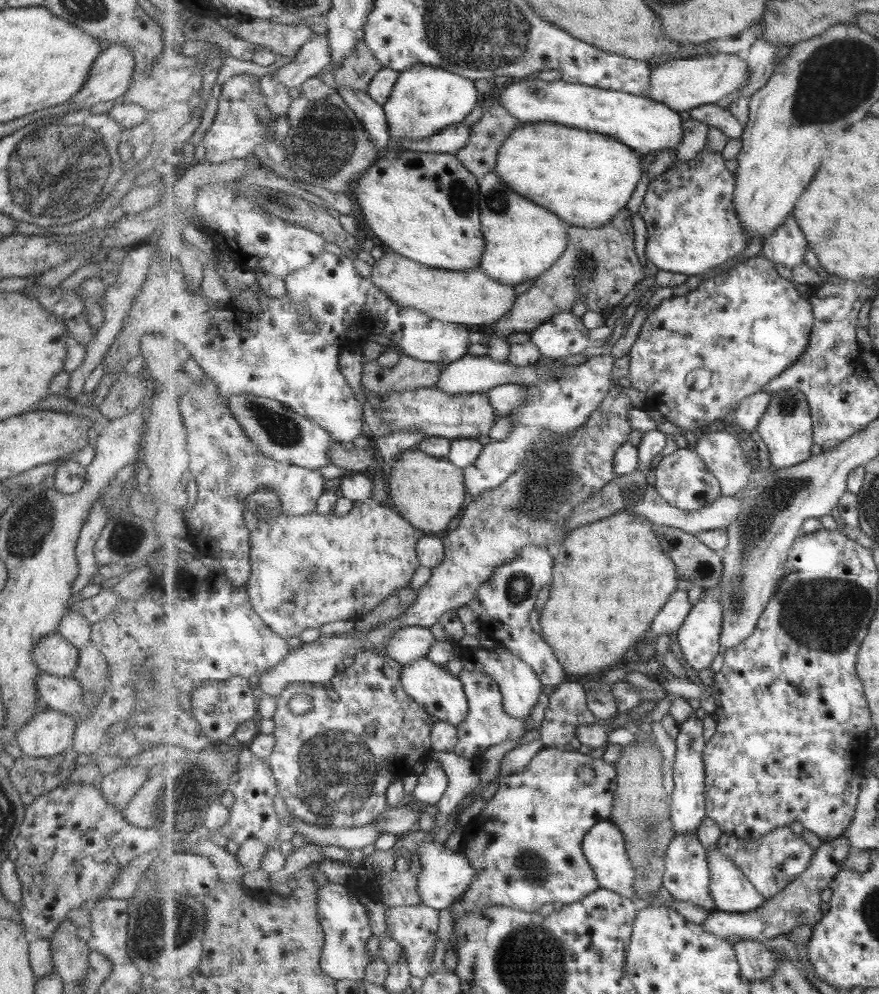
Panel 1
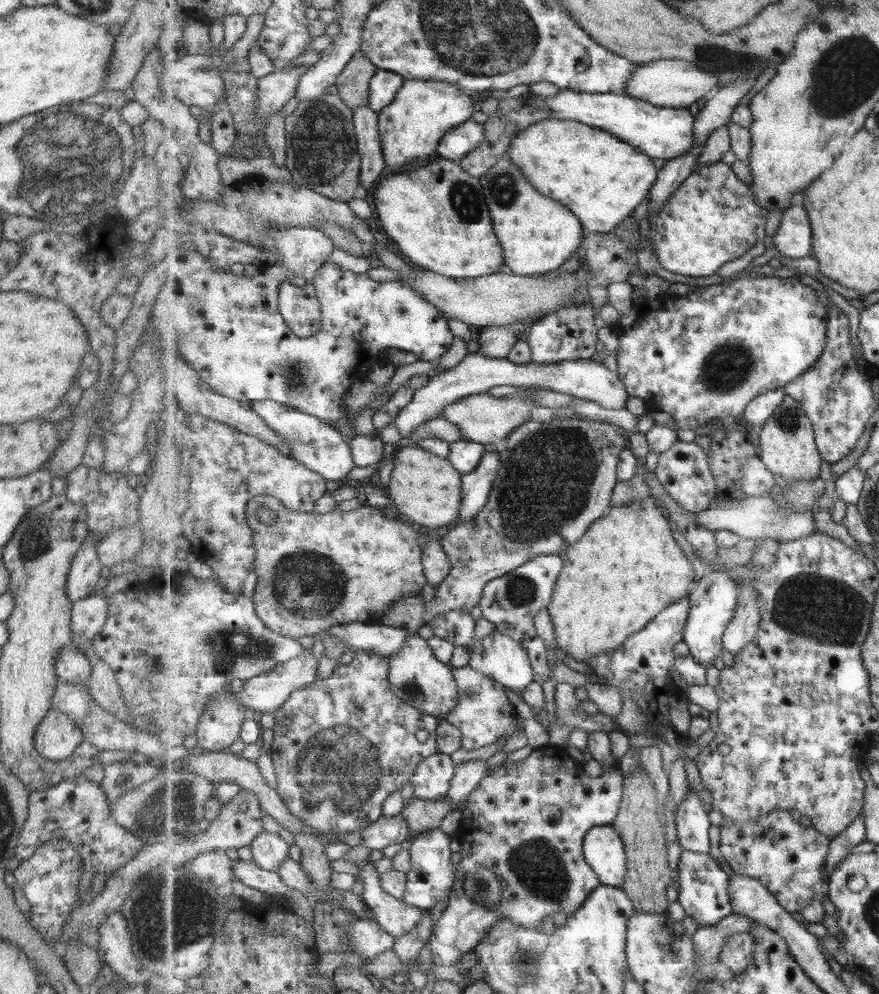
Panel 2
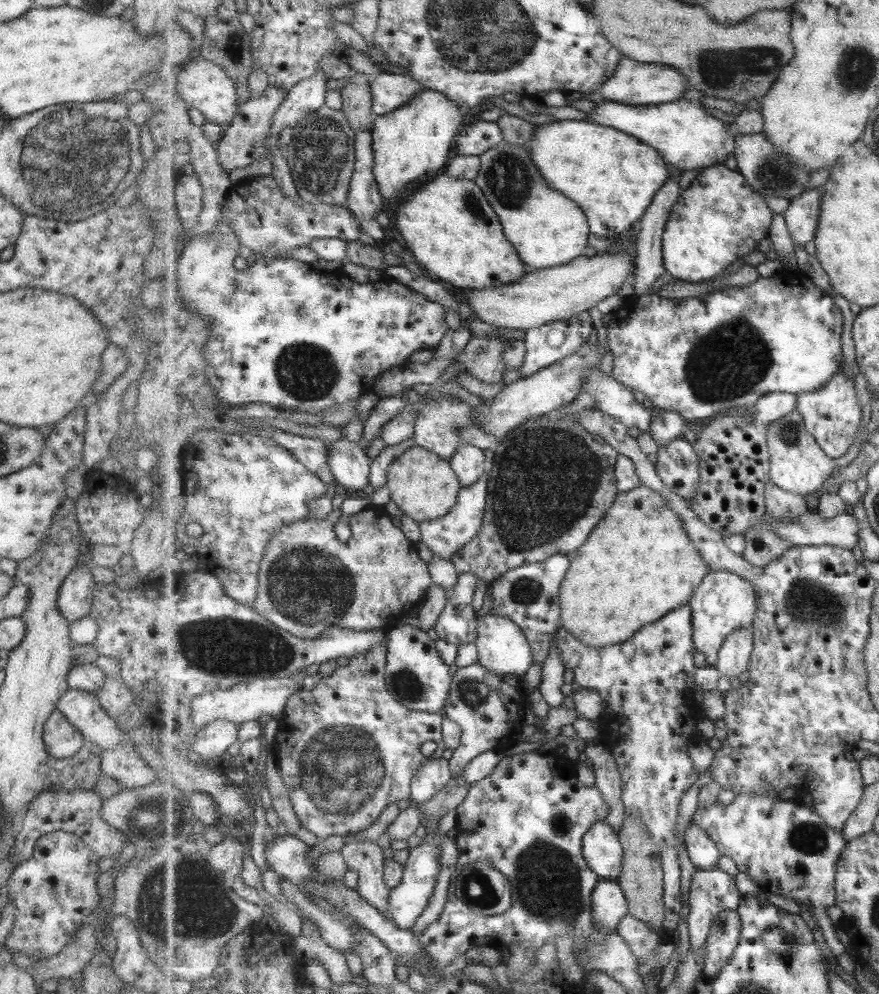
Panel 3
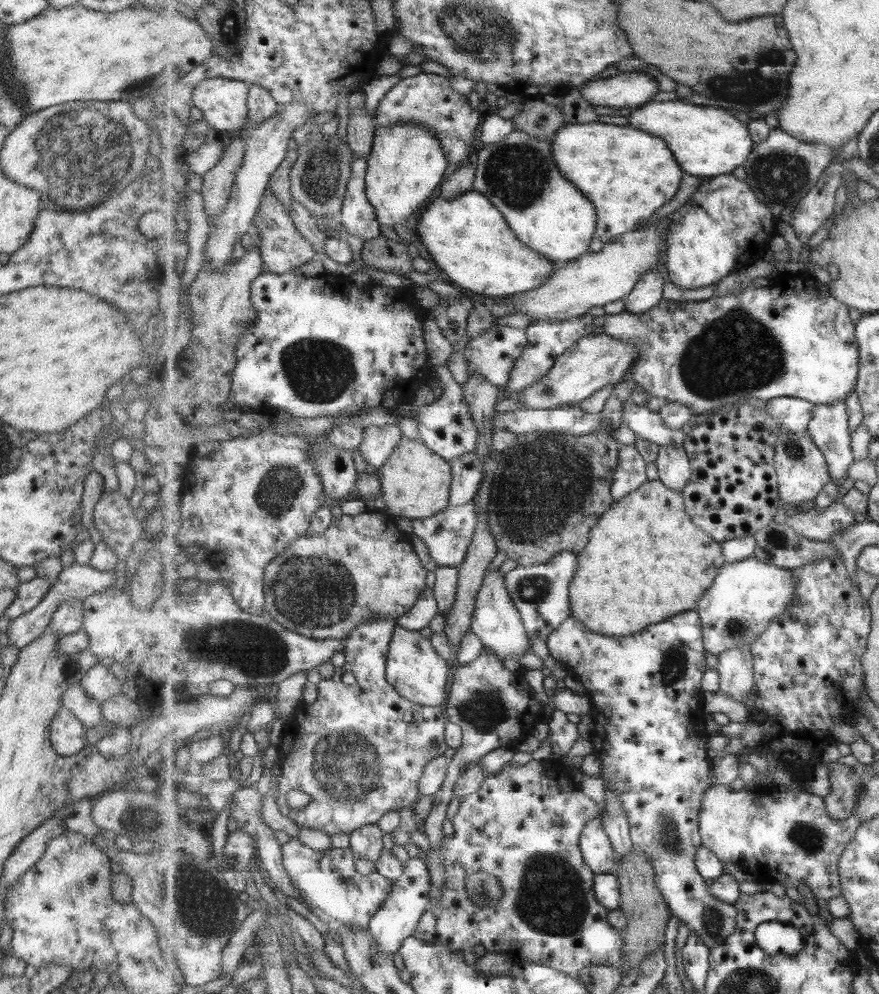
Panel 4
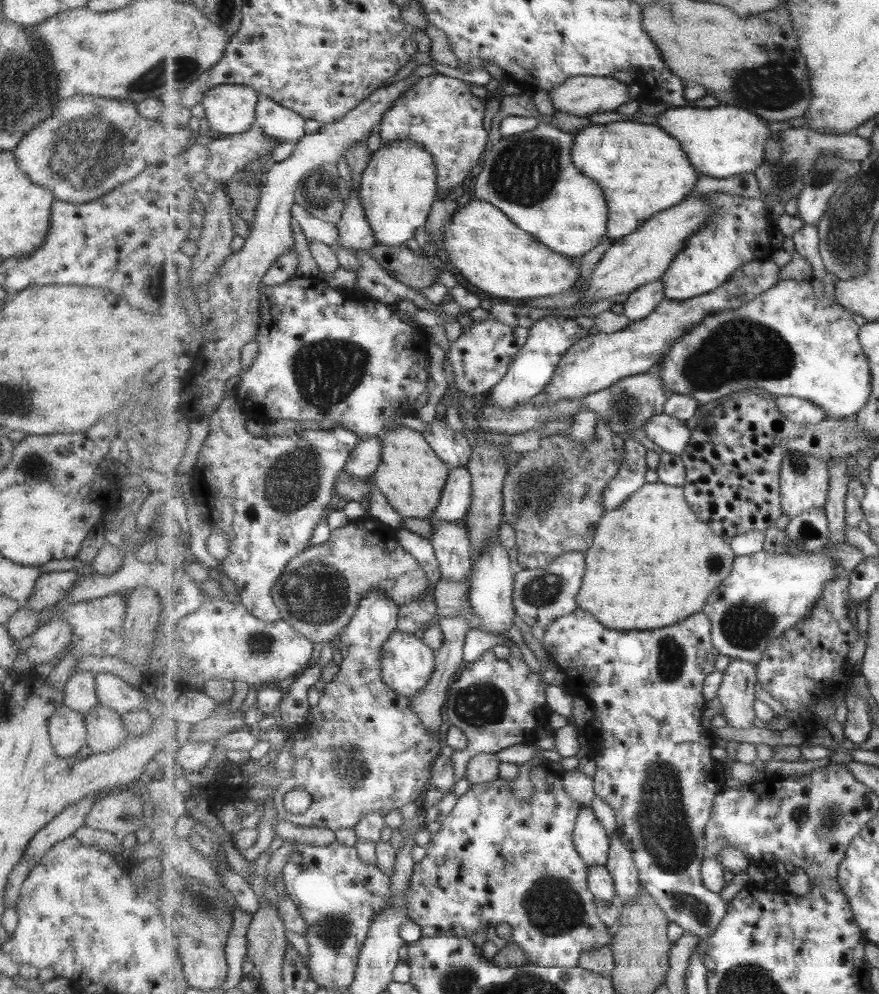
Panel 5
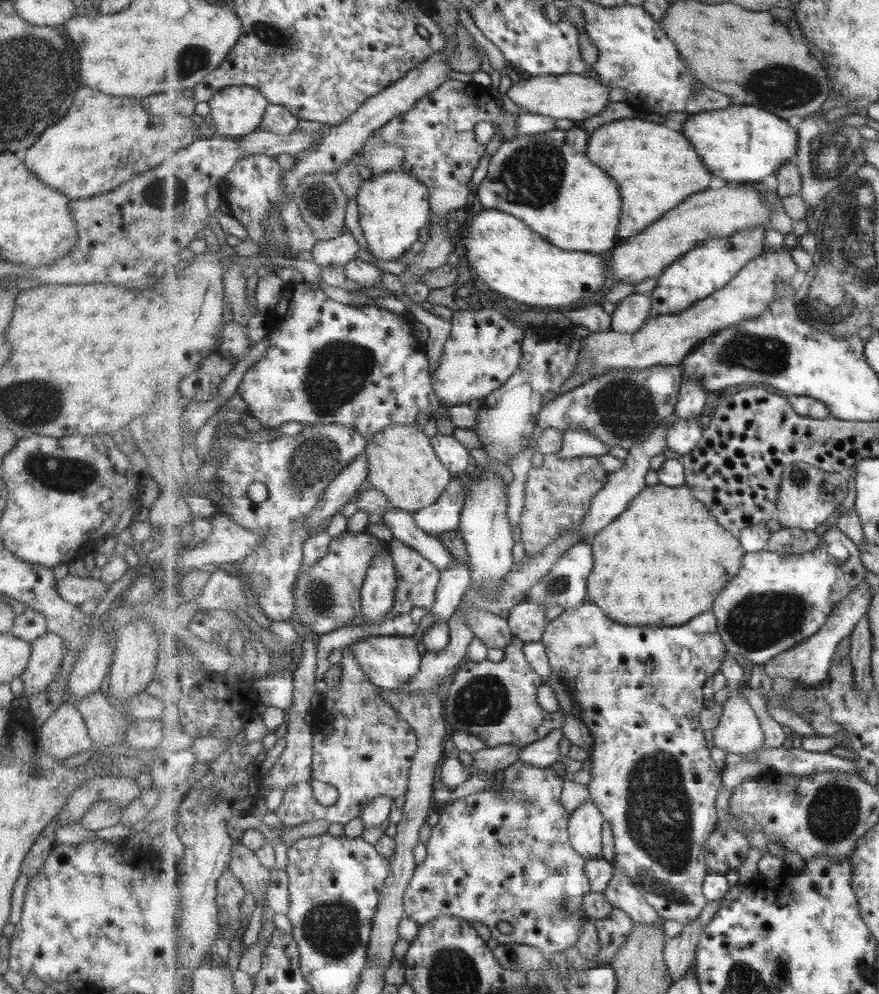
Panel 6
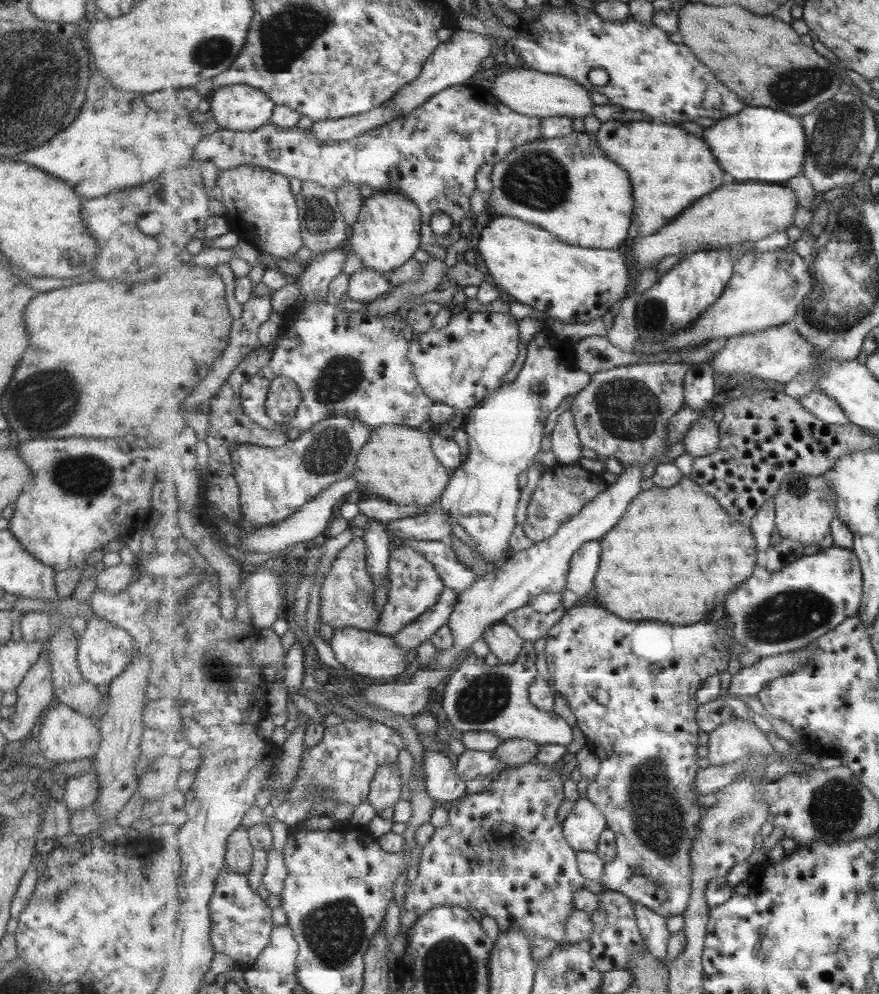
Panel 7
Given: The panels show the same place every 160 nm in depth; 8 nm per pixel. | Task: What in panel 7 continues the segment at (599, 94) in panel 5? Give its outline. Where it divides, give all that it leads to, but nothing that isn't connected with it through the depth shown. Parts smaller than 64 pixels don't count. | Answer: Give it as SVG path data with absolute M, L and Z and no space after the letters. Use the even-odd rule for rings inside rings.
M513 67L497 76L492 83L491 92L498 98L497 100L519 114L538 116L541 119L557 116L574 119L587 118L596 110L591 91L580 82L567 77L547 74L526 67L521 67L521 69Z

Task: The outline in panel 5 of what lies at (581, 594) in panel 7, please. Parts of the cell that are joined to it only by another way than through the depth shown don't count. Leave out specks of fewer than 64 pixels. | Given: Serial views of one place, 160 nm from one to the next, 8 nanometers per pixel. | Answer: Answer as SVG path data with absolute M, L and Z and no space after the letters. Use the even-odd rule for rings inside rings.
M583 552L562 554L549 568L519 571L514 580L514 602L518 618L529 626L540 626L546 631L559 618L575 612L578 609L577 594L583 587L586 572L586 553Z

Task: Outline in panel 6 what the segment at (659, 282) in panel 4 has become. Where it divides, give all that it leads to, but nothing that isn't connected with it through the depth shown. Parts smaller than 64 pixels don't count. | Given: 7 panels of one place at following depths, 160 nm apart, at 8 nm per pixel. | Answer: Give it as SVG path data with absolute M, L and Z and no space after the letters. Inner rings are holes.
M633 294L627 296L616 306L612 331L621 334L637 334L651 317L653 298L651 295Z

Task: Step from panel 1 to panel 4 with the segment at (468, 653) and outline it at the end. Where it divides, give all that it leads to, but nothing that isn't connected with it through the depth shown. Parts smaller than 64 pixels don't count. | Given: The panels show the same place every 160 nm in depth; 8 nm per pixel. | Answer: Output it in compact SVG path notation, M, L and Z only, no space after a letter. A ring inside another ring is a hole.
M495 570L486 575L483 589L479 592L476 609L470 630L483 641L483 644L492 650L501 660L521 660L523 654L531 648L531 638L524 625L520 610L515 606L507 585L505 574Z

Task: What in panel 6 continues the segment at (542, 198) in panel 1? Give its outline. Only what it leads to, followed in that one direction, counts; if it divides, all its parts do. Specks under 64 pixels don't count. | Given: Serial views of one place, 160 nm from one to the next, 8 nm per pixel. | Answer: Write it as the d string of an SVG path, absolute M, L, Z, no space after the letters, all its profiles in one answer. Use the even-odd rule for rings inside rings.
M655 118L621 119L601 126L590 135L588 155L593 164L609 172L623 188L622 221L618 230L621 241L641 234L671 208L685 202L691 194L707 190L711 184L711 172L701 162L689 140L681 132L655 124Z

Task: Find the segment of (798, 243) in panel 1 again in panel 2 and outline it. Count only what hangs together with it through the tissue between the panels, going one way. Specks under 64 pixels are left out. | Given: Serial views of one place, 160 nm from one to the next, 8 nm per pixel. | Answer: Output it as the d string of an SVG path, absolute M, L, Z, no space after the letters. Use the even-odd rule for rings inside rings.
M797 200L783 212L773 236L773 247L787 258L807 258L813 250L813 233L807 209Z

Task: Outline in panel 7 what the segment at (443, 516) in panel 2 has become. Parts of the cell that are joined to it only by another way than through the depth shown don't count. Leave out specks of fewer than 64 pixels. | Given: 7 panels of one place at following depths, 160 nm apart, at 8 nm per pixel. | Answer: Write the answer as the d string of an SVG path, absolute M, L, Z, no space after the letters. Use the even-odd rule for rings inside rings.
M383 425L372 432L368 444L360 453L357 471L353 474L363 491L375 492L380 498L406 507L424 508L439 503L453 473L431 450L429 434L413 427Z

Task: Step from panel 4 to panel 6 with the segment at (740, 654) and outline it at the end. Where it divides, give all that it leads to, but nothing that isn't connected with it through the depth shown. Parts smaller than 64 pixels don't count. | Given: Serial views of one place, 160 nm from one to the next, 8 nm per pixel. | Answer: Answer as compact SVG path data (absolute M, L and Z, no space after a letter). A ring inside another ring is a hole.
M729 690L728 699L723 705L721 722L713 731L715 746L725 753L741 756L761 750L765 744L765 734L743 691Z

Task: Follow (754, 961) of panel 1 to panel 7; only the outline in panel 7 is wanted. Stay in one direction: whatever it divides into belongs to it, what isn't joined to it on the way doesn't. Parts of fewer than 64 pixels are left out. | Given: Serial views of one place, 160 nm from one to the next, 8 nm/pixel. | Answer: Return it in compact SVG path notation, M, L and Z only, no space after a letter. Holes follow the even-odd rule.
M590 601L579 603L571 607L564 614L559 622L549 631L546 637L546 662L549 672L553 678L553 688L557 690L563 698L567 699L572 711L577 717L577 729L584 733L587 744L601 760L599 774L591 786L588 786L588 798L600 808L605 814L608 823L608 829L616 831L618 845L617 858L609 862L605 867L605 874L601 884L605 885L607 890L621 892L628 895L635 903L641 903L649 907L649 910L657 912L664 918L671 916L683 916L692 900L693 892L693 873L694 866L691 860L691 851L693 843L697 839L699 823L703 821L703 815L707 807L699 806L699 795L695 790L695 780L697 773L702 769L699 767L699 756L697 748L701 746L699 742L700 724L697 720L698 702L697 693L705 684L705 681L712 676L719 675L728 670L729 663L733 656L728 651L728 646L723 644L722 634L720 633L720 622L726 616L726 608L723 606L717 609L707 620L691 623L689 625L673 625L671 622L663 623L661 621L628 621L619 618L610 610L603 606L597 606ZM589 686L602 688L609 693L609 701L606 705L598 704L589 696Z

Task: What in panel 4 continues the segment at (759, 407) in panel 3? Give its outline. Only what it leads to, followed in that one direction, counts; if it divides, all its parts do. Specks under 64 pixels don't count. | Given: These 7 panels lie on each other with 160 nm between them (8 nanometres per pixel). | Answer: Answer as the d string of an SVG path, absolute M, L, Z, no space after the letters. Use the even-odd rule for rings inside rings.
M779 397L764 403L764 406L787 430L800 434L808 431L815 404L793 397Z

